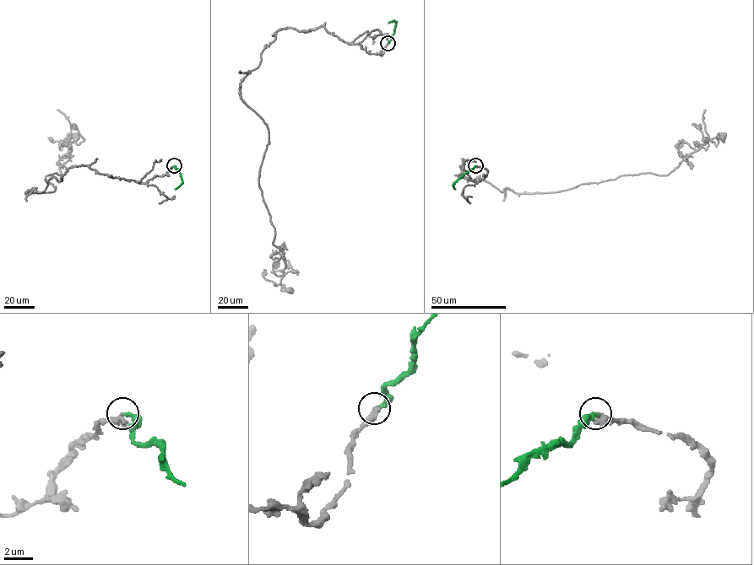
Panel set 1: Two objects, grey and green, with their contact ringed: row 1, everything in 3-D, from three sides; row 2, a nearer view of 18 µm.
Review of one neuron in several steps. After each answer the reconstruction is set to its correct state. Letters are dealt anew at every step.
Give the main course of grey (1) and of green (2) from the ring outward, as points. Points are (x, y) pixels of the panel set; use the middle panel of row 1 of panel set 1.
1: (387, 43), (368, 54), (322, 26), (278, 29), (241, 83), (268, 129), (258, 185), (290, 290)
2: (387, 43), (396, 22), (393, 20), (388, 23)

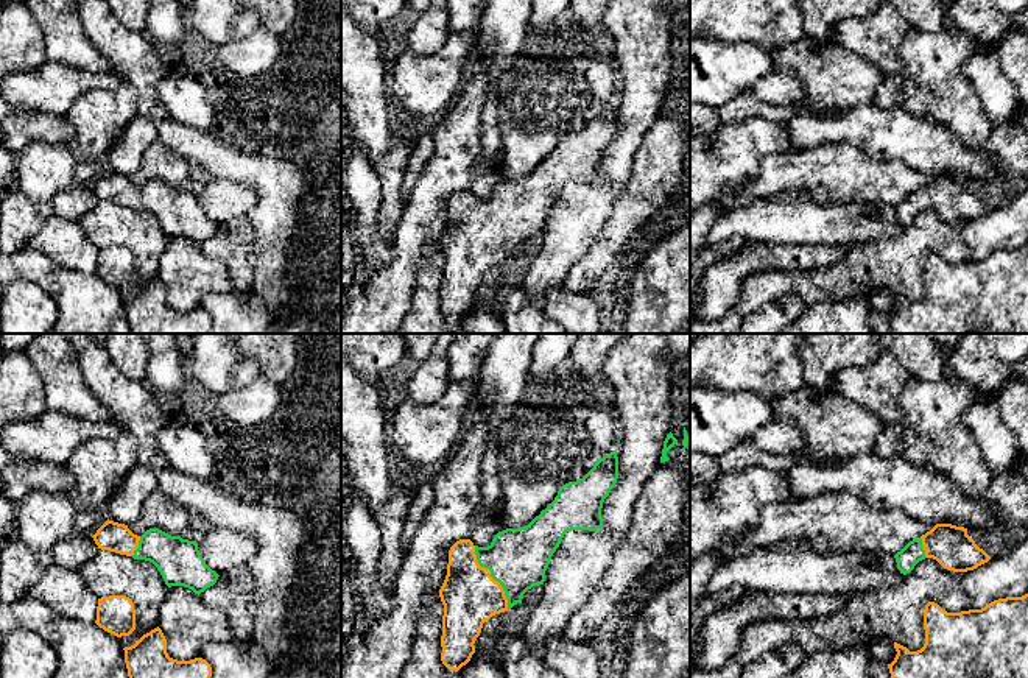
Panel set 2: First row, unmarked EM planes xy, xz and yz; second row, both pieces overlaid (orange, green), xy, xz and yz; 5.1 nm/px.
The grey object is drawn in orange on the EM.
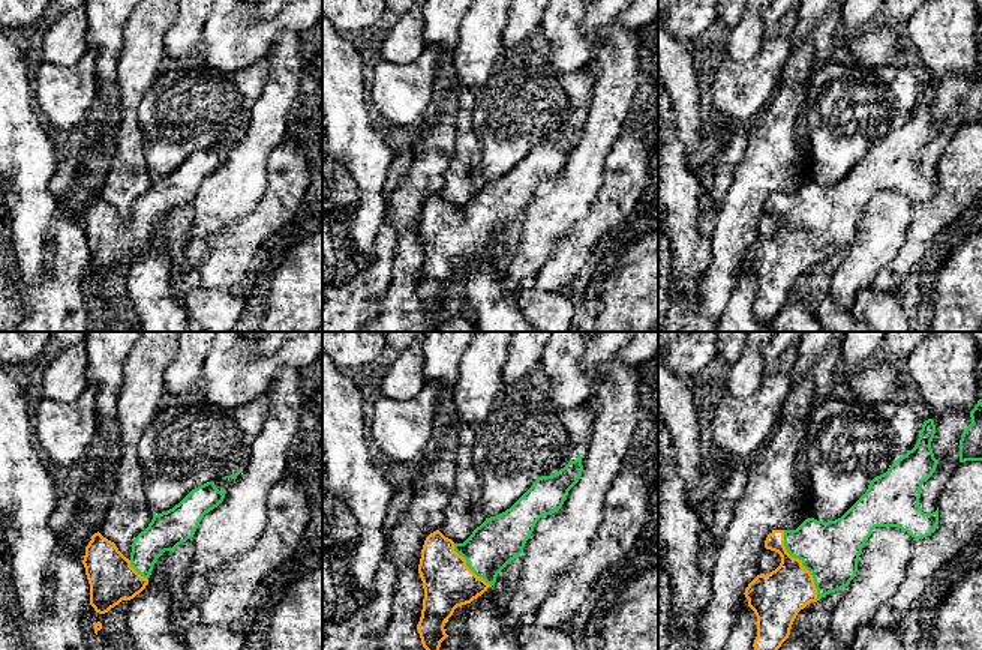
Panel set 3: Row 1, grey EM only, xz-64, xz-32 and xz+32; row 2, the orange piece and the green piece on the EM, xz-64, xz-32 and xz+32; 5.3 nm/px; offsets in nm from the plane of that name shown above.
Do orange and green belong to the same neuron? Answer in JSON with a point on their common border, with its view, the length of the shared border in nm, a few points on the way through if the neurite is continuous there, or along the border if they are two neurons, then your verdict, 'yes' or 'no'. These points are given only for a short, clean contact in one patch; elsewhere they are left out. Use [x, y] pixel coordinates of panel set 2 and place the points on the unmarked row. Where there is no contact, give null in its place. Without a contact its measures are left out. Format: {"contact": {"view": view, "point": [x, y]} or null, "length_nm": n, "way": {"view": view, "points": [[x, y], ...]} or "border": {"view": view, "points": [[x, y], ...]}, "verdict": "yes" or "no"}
{"contact": {"view": "xz", "point": [491, 228]}, "length_nm": 380, "way": {"view": "xz", "points": [[469, 245], [491, 228], [499, 226], [517, 209]]}, "verdict": "yes"}

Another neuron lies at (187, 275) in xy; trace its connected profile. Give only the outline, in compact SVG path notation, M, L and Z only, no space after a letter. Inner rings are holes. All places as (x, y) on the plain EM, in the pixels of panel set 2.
M184 237L168 238L159 262L159 279L167 290L168 307L178 312L201 309L206 295L235 291L226 263L204 256Z

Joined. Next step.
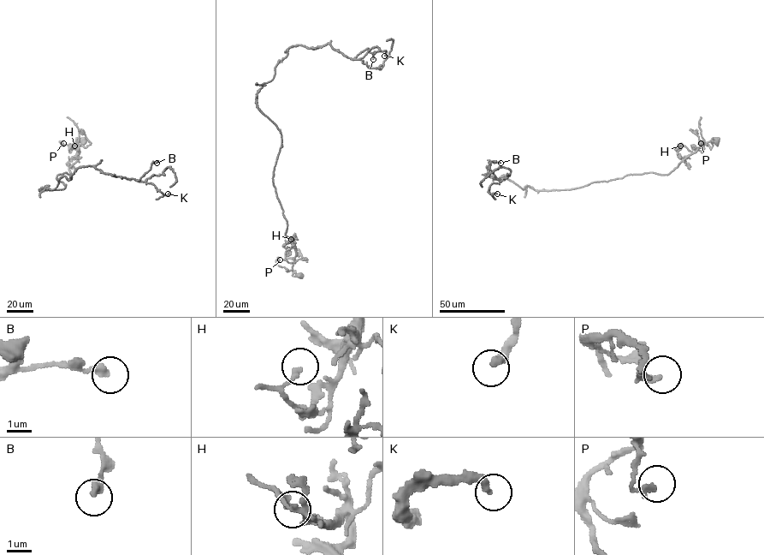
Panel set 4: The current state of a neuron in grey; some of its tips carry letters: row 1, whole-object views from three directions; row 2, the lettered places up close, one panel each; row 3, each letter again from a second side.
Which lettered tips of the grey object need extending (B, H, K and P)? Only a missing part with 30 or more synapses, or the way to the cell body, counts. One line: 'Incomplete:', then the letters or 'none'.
Incomplete: none

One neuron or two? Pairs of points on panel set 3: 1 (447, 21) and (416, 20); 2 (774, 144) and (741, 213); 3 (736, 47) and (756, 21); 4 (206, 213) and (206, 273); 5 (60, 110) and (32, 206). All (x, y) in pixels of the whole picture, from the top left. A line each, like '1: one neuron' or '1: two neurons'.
1: two neurons
2: one neuron
3: one neuron
4: two neurons
5: two neurons

